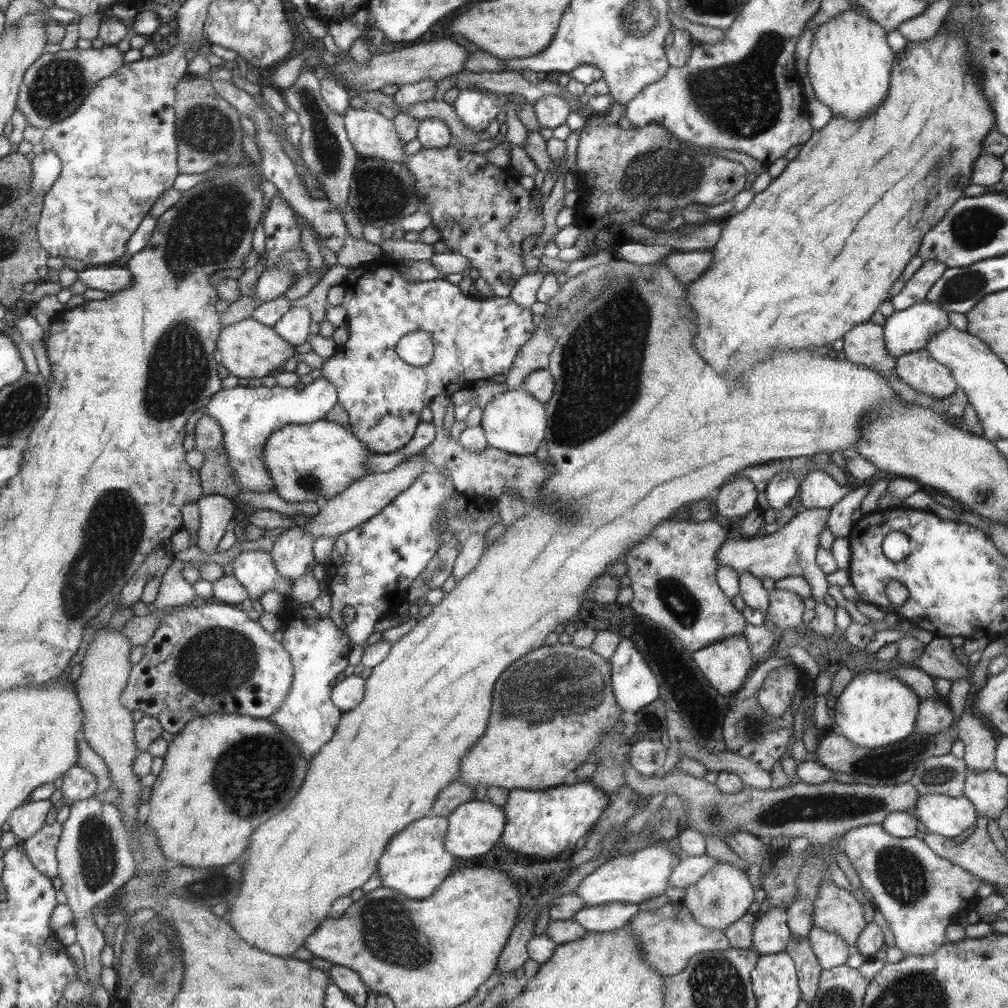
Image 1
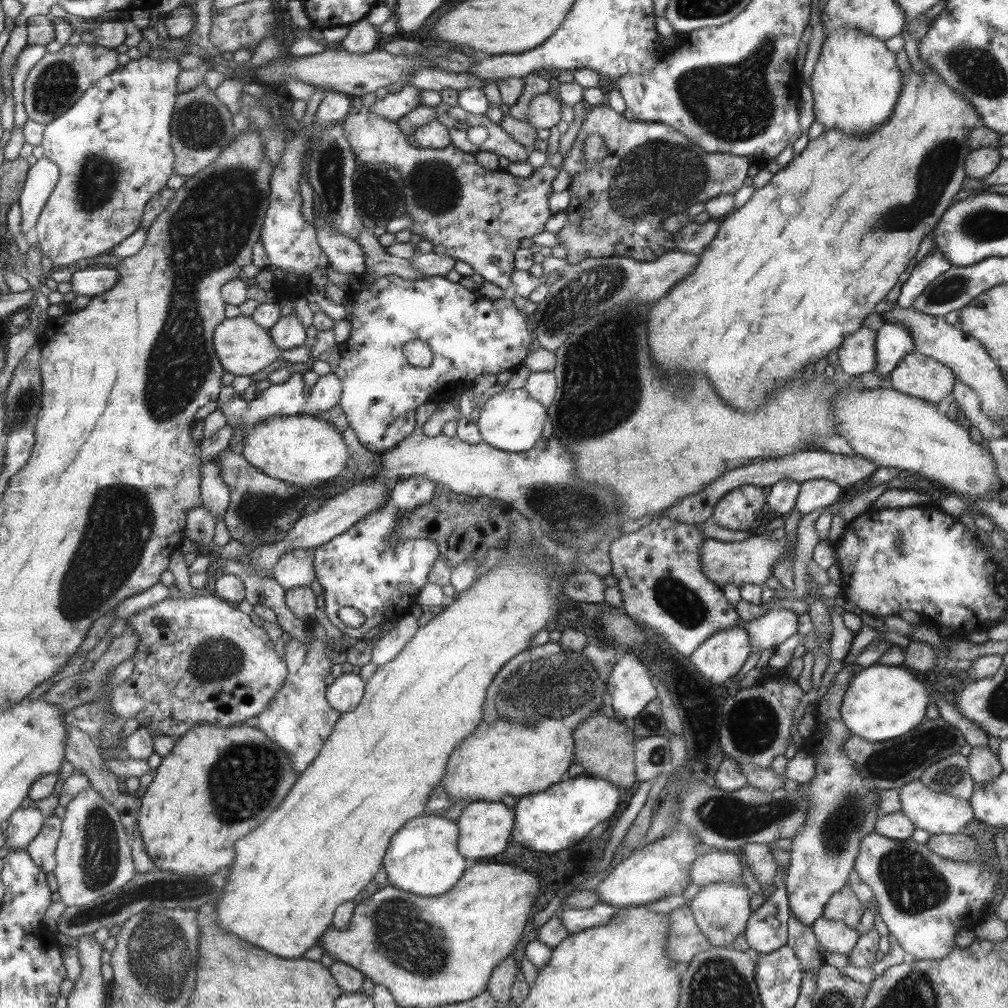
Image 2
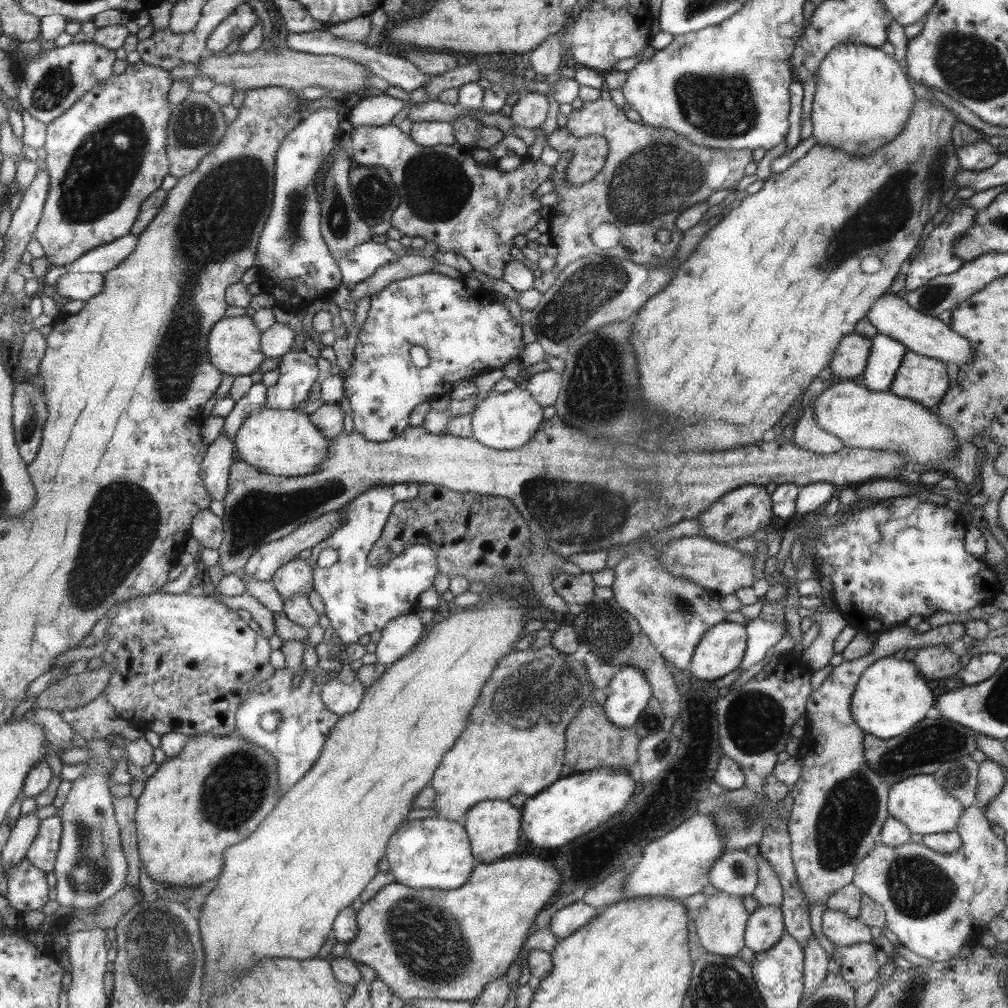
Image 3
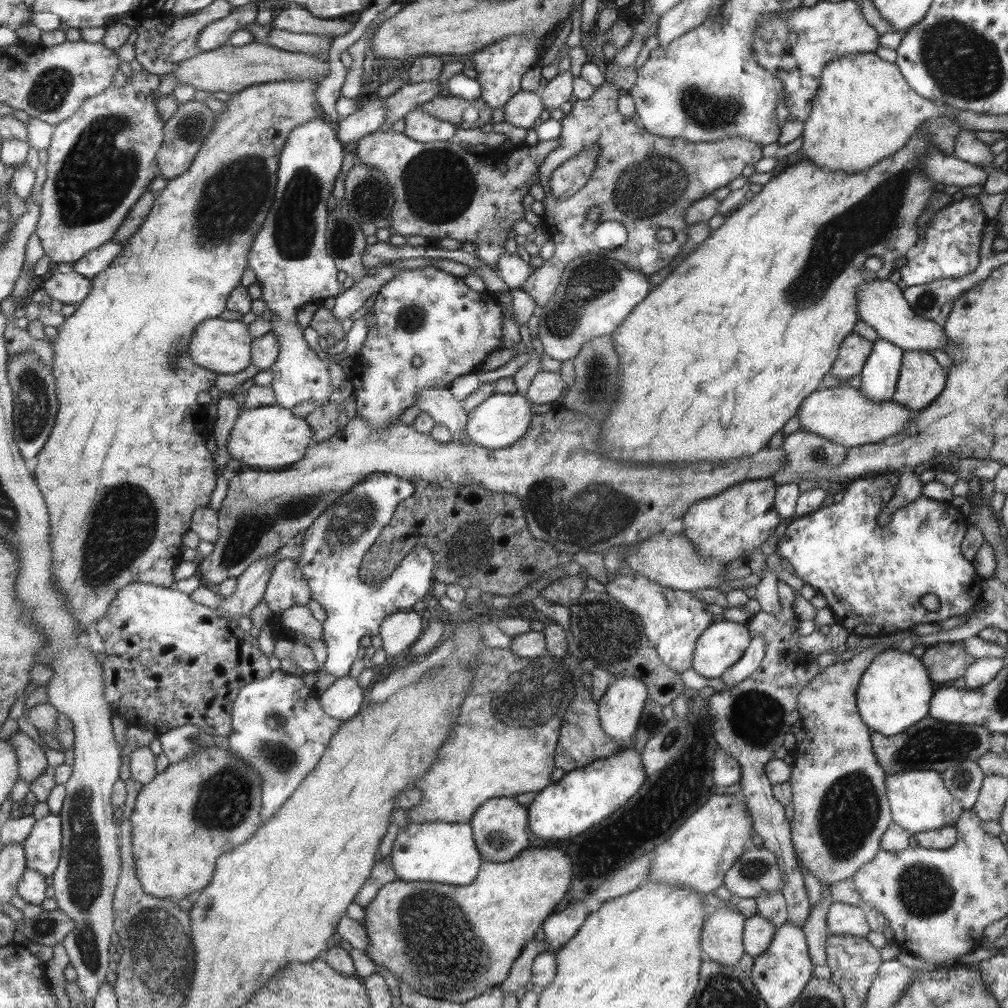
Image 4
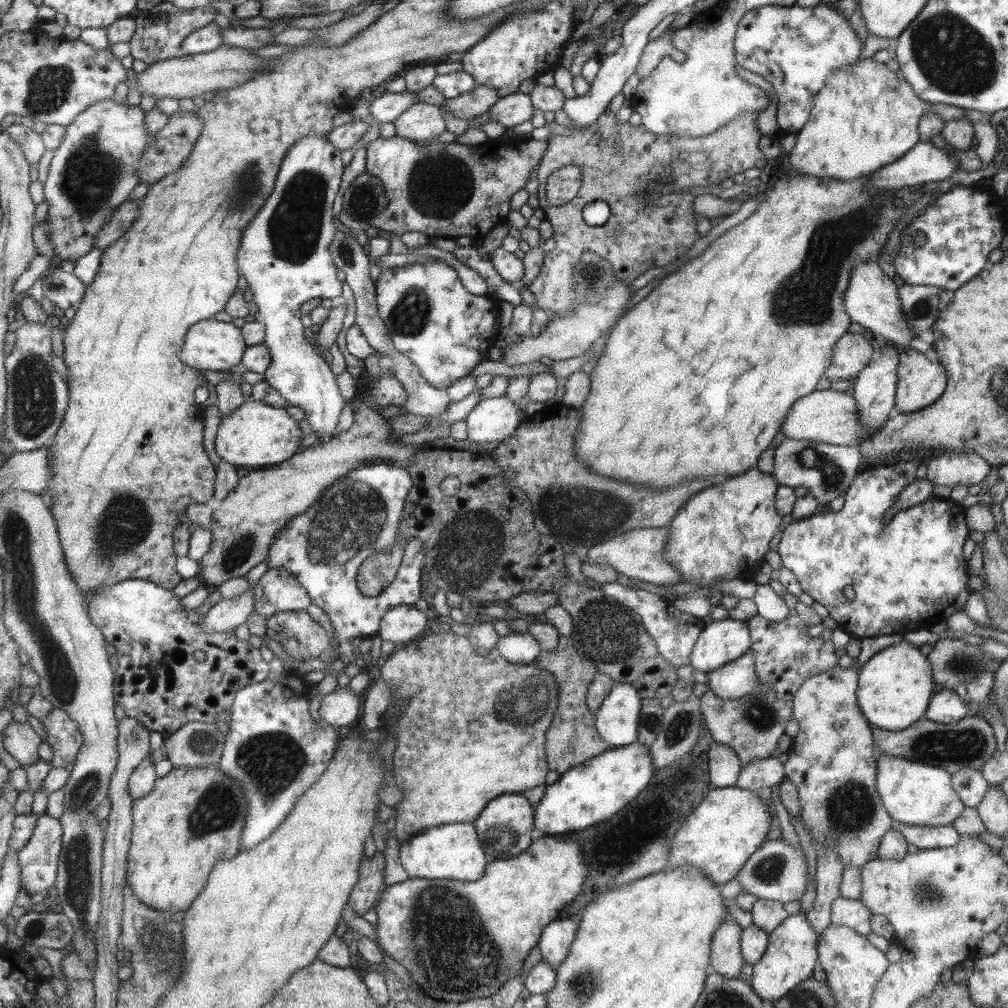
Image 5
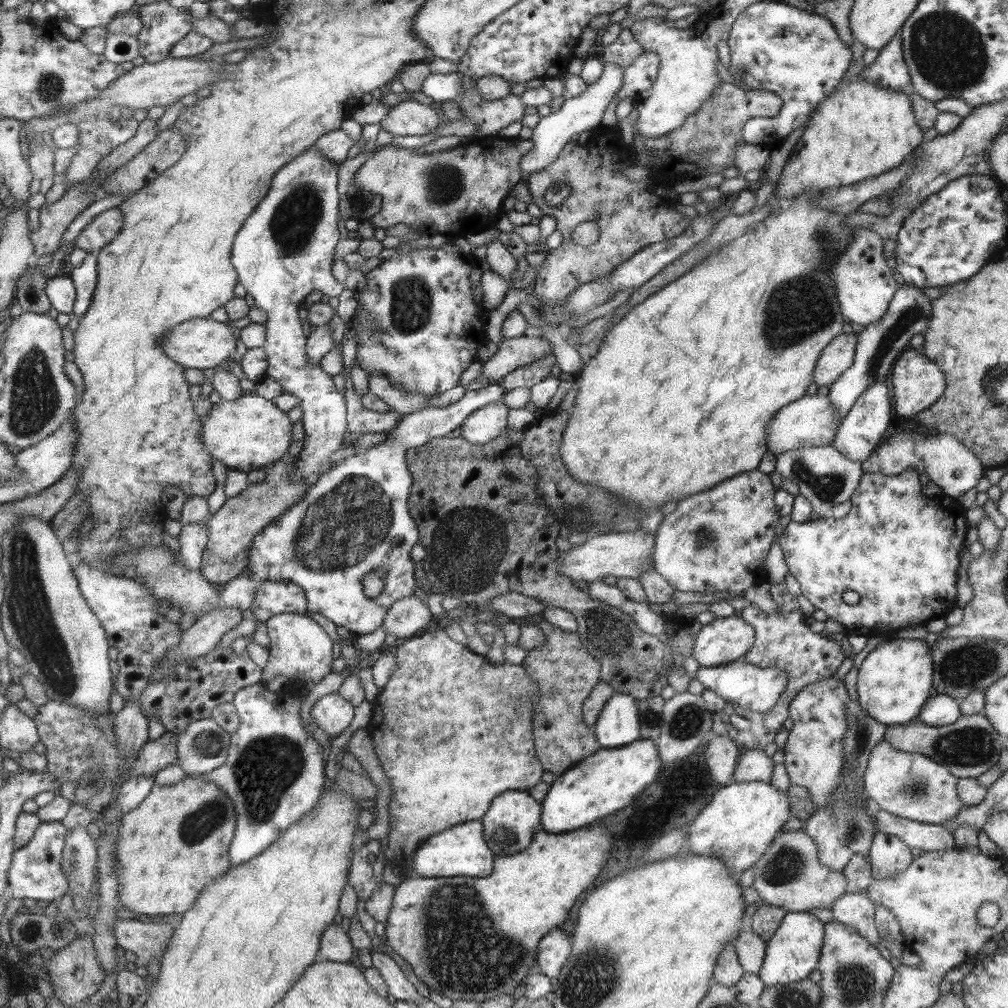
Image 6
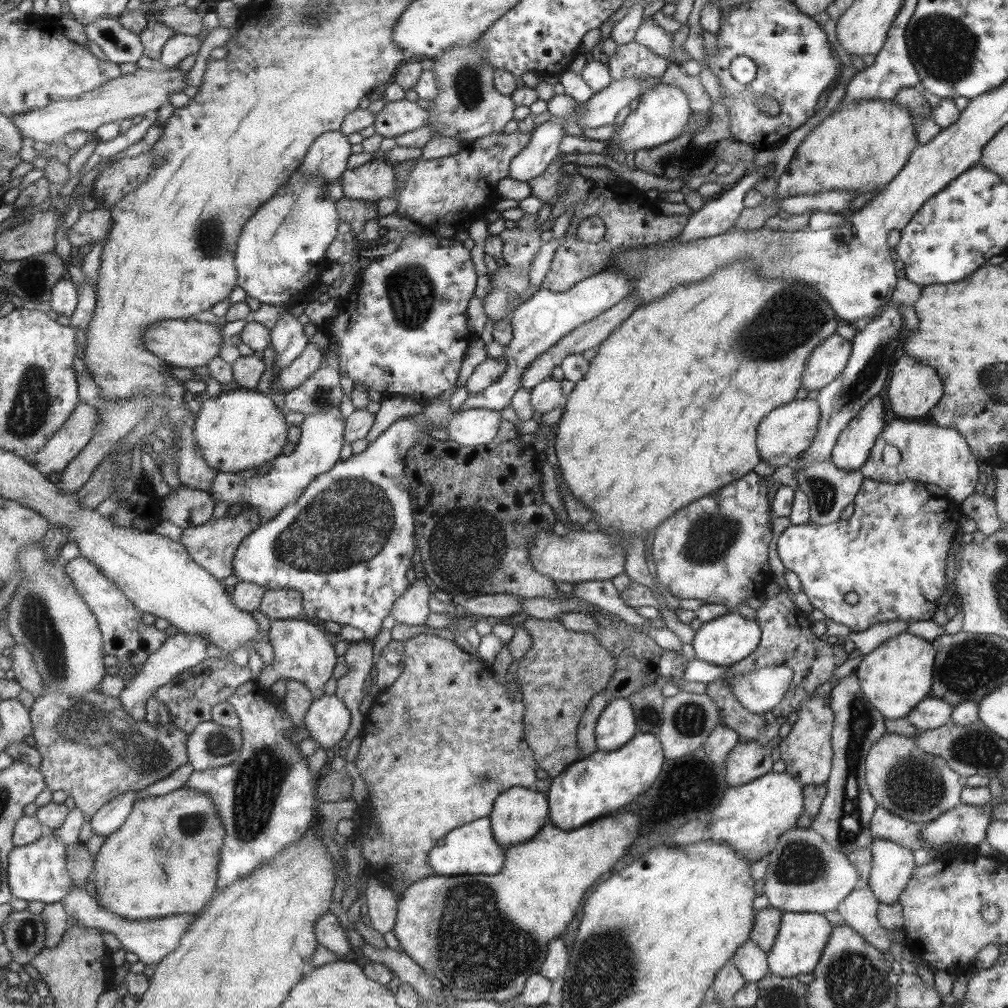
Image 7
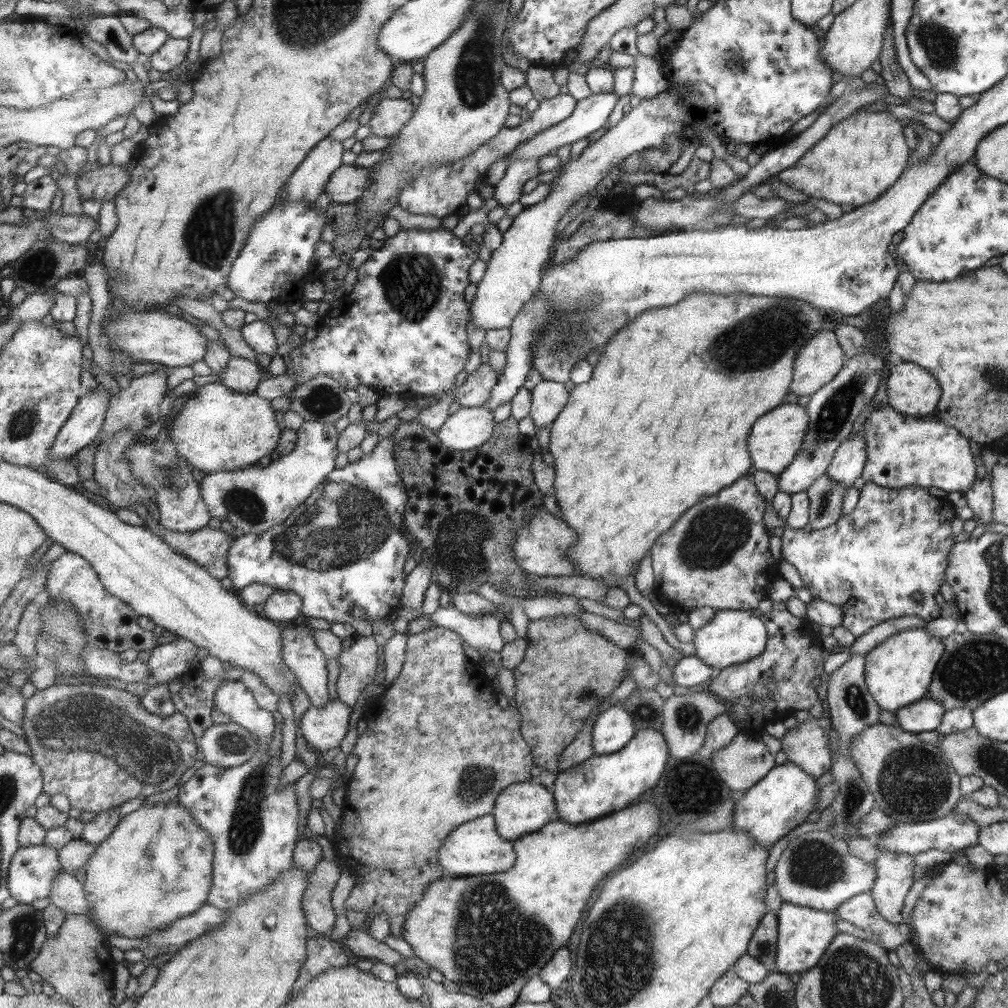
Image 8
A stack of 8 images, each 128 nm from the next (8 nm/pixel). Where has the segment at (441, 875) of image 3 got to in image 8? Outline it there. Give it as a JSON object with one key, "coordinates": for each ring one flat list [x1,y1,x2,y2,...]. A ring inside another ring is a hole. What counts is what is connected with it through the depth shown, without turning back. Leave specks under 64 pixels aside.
{"coordinates":[[486,815,474,822,466,822,464,826,458,826,458,830,454,830,454,834,450,834,446,842,442,843,438,851,438,861,456,877,474,877,476,874,510,870,517,862,517,854,514,854,513,842,508,842,499,834,494,816]]}

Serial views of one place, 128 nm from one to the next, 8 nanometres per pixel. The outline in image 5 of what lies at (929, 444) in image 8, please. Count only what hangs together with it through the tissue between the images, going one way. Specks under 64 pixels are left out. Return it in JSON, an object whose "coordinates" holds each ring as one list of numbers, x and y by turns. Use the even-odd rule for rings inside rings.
{"coordinates":[[958,451,936,453,928,462,926,477,933,485,980,484,992,468,981,455]]}

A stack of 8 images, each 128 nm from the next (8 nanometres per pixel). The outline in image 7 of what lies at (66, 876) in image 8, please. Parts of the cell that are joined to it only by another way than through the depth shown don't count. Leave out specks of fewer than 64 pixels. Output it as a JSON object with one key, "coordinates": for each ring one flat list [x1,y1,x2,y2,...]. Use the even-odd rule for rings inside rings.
{"coordinates":[[78,884,72,889,70,894,66,895,62,903,69,916,78,919,86,927,114,933,120,938,122,948,137,954,145,965,157,965,167,954,174,952,178,948,181,936,186,934,186,931,190,929,190,925,196,921,197,916,182,914,174,917,165,917,164,919,151,919,150,921,126,920,120,914,104,908,99,899,94,898,88,890]]}

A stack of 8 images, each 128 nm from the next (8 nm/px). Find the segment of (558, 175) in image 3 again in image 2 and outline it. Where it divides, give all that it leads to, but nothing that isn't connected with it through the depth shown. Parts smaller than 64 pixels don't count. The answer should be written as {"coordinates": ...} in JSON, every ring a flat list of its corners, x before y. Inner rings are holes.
{"coordinates":[[604,103,589,107,572,147,563,156,561,166,573,178,567,188,571,196,564,210,567,221,557,232,557,237,559,244,566,249,565,260,571,265,585,258,628,257,640,262,658,260,664,253,678,250,673,233,663,227,663,221,674,214,686,213,696,202,705,203,720,195,736,194,748,178,746,157,705,151,673,126,659,122,628,121],[591,134,604,138,608,155,598,165,587,168,583,161,583,144]]}

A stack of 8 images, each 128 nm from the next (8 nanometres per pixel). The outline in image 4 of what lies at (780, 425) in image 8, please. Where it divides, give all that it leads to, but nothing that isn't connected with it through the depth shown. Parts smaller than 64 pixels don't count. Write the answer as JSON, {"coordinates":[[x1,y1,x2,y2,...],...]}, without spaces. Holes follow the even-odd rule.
{"coordinates":[[842,384,837,387,816,389,805,398,800,413,797,413,800,430,814,433,847,449,878,444,894,434,900,434,904,428,908,428,913,415,912,410,893,400,872,402,859,389]]}

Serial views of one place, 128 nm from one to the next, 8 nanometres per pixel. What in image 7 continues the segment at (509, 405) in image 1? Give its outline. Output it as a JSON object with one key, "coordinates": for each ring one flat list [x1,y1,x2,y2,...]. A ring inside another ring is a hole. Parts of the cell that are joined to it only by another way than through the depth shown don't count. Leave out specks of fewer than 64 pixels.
{"coordinates":[[485,408,463,410,449,420,448,440,462,444,462,446,489,444,497,437,502,420,500,411]]}

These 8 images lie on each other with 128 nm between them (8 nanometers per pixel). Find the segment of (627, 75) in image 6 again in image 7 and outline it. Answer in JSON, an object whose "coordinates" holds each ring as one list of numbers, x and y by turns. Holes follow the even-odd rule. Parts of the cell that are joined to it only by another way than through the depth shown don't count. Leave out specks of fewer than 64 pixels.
{"coordinates":[[677,63,668,66,668,70,660,77,660,82,680,87,688,98,691,112,706,113,712,106,712,100,701,83,700,74,689,76],[635,76,613,80,604,90,595,93,579,108,578,126,584,129,614,125,618,112,641,95,643,78,644,76]]}

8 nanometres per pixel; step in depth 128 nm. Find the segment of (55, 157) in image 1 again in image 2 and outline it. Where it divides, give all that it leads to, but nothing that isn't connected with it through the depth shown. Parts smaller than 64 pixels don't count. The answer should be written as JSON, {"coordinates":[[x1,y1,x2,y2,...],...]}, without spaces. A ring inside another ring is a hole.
{"coordinates":[[46,156,33,162,20,202,23,216,21,230,29,237,34,235,44,209,60,181,61,168,59,164]]}

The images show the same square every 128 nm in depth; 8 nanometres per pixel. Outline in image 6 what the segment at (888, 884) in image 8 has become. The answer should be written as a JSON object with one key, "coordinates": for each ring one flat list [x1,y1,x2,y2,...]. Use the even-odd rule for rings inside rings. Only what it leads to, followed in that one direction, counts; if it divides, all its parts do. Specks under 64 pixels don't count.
{"coordinates":[[876,832,869,856,873,878,887,880,906,870,912,864,912,860,911,849,902,840,889,834]]}

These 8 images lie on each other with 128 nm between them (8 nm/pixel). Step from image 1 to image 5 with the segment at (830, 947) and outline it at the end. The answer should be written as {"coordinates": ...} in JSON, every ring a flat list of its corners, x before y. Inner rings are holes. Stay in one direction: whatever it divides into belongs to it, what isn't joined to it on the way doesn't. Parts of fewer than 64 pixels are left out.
{"coordinates":[[839,896,832,904,832,924,834,926,848,926,859,935,868,936,872,931,872,917,874,915,860,899]]}

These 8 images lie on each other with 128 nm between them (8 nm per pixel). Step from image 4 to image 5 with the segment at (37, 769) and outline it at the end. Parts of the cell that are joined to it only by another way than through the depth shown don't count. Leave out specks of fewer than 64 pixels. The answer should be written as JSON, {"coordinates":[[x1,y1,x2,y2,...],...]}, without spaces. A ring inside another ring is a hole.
{"coordinates":[[29,720,22,723,14,721,4,733,6,734,4,739,6,750,26,770,31,764,41,759,40,746,42,746,42,742,45,742,45,740]]}

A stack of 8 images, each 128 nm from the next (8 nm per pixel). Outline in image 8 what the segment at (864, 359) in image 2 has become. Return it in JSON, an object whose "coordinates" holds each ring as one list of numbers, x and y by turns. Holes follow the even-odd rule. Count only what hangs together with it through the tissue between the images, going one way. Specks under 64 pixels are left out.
{"coordinates":[[831,329,819,332,798,352,789,392,799,397,813,395,841,373,845,362,846,355,835,332]]}

